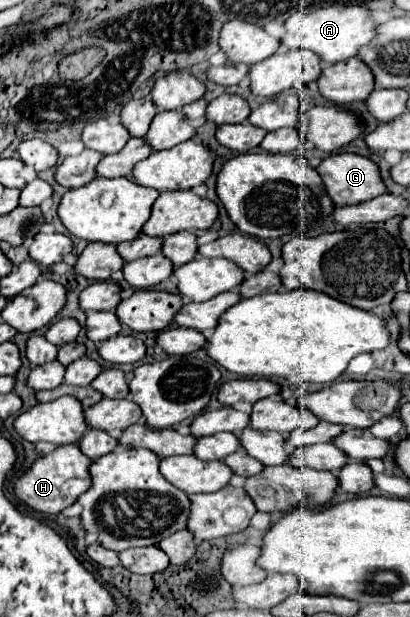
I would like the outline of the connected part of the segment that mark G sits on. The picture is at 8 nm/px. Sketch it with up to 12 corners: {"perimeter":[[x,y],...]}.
{"perimeter":[[334,153],[316,167],[334,207],[386,191],[378,165]]}

